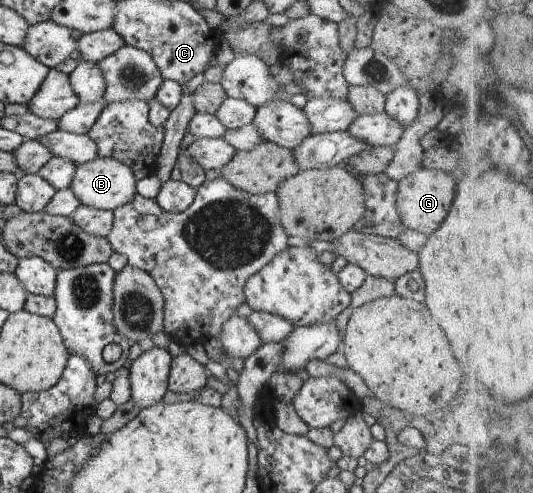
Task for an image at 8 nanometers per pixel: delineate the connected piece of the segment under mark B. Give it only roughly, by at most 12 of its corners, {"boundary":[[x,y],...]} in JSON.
{"boundary":[[98,157],[77,165],[81,205],[115,211],[137,194],[133,172]]}

